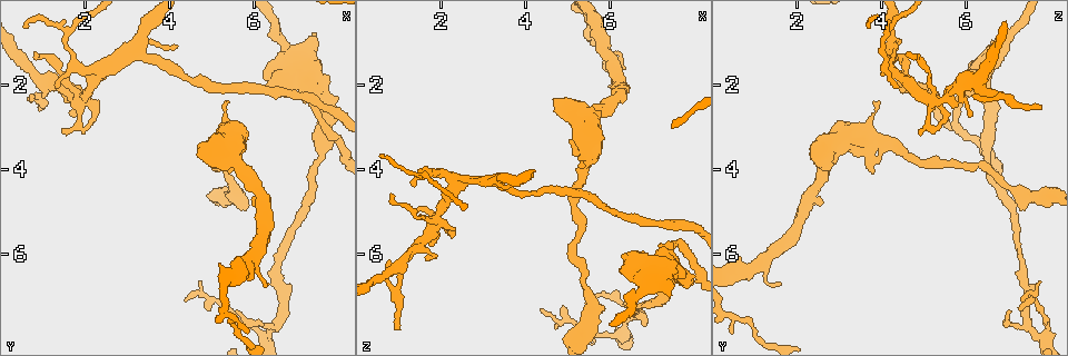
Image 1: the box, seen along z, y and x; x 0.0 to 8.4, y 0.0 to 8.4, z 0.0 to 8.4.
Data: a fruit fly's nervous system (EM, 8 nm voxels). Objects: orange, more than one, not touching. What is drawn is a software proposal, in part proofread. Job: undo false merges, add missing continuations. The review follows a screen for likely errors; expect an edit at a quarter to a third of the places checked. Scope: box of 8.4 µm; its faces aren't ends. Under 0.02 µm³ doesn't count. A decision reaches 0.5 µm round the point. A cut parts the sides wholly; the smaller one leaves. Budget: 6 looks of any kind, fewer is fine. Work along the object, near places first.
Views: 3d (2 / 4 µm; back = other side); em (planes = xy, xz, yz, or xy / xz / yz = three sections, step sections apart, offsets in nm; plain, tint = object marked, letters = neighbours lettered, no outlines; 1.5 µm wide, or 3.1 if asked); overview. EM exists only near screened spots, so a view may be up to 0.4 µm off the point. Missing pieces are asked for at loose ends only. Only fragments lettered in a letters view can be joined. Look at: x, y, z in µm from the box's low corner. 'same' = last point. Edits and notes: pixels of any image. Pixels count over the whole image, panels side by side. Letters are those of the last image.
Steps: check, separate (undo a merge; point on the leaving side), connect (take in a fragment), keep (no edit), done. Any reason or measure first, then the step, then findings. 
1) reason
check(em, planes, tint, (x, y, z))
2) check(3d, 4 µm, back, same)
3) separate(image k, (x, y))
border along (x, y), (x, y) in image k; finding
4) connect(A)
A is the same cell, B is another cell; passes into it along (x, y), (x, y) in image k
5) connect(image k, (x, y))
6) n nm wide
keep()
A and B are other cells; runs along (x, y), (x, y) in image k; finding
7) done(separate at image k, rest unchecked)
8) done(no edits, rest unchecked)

tapers out
check(em, planes, letters, (1.00, 2.50, 7.85))

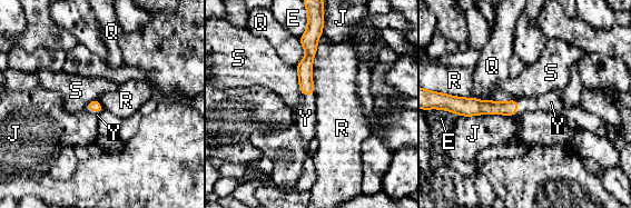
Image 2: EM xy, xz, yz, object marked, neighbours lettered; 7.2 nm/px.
connect(image 2, (550, 101))
Y is the same cell, E, J, Q, R and S are other cells; it goes on there

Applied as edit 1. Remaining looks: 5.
redraw
check(overview)

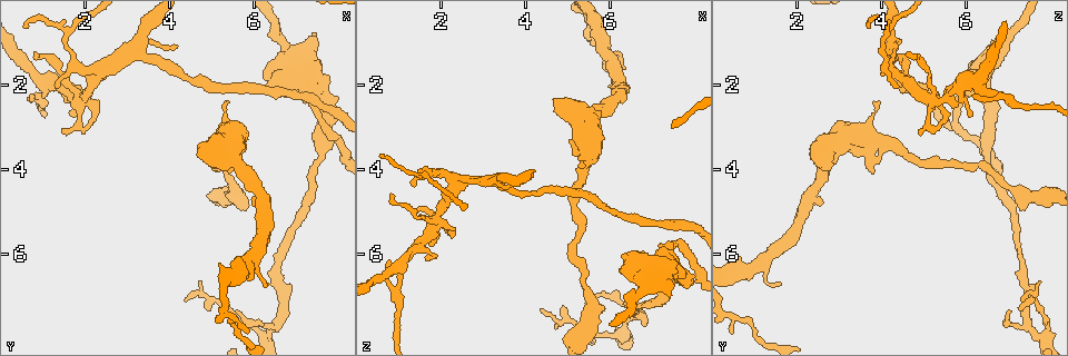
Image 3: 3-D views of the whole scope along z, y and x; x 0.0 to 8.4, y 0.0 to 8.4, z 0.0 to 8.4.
abrupt turn
check(3d, 2 µm, (6.20, 7.90, 7.85))

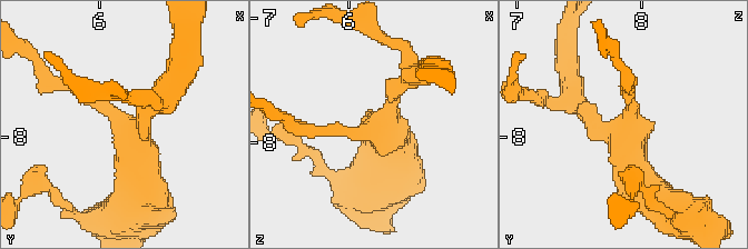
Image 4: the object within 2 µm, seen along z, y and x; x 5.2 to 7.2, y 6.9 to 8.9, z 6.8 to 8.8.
need the tissue
check(em, planes, tint, (6.28, 7.96, 7.84))

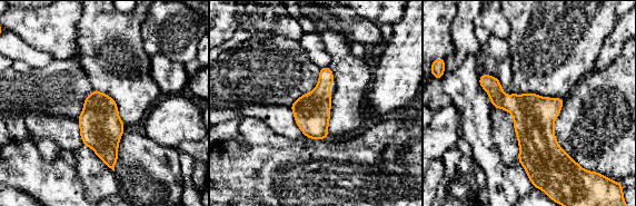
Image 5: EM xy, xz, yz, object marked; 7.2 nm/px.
check(em, planes, letters, same)

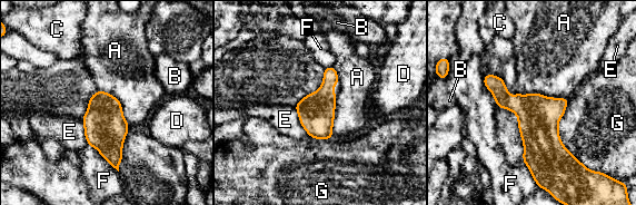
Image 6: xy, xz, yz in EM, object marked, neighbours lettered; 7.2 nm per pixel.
keep()
A, B, C, D, E, F and G are other cells; border along (516, 93), (567, 99) in image 6; one neuron here

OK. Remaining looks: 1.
branch stops here
check(em, planes, letters, (4.70, 3.75, 2.40))

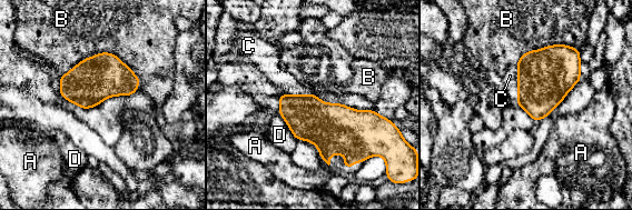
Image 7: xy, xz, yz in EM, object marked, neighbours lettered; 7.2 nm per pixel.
260 nm wide
connect(image 7, (510, 76))
C is the same cell, A, B and D are other cells; passes into it along (544, 77), (517, 84), (510, 76) in image 7; it goes on there

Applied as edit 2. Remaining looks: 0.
done(connect at image 2, connect at image 7, rest unchecked)

